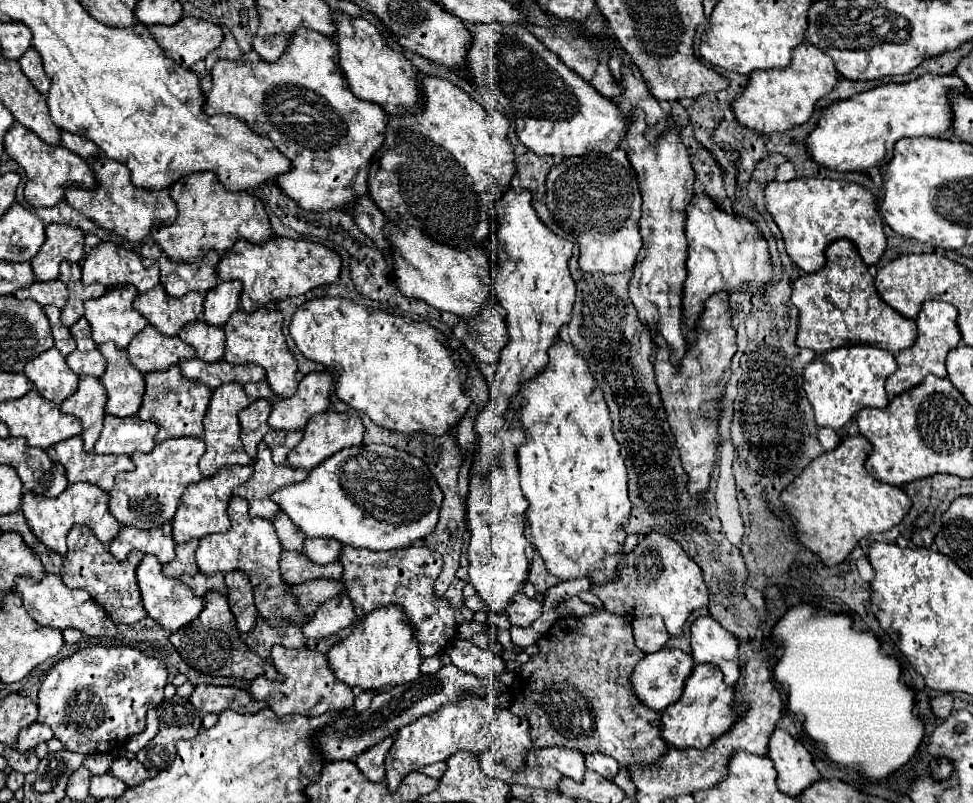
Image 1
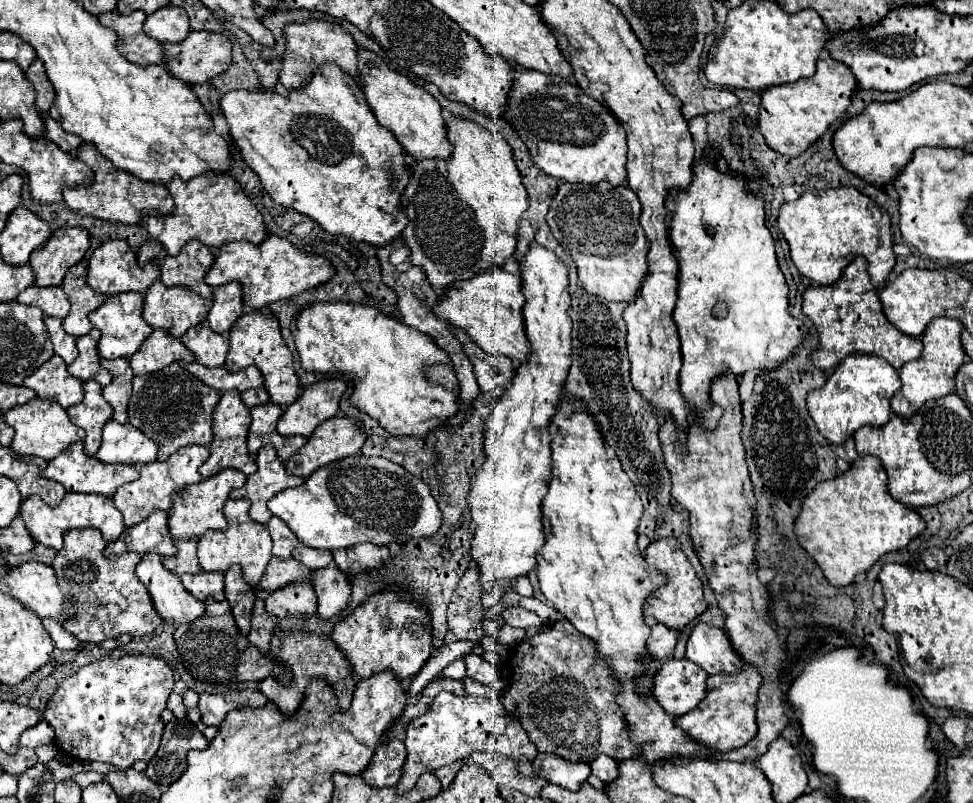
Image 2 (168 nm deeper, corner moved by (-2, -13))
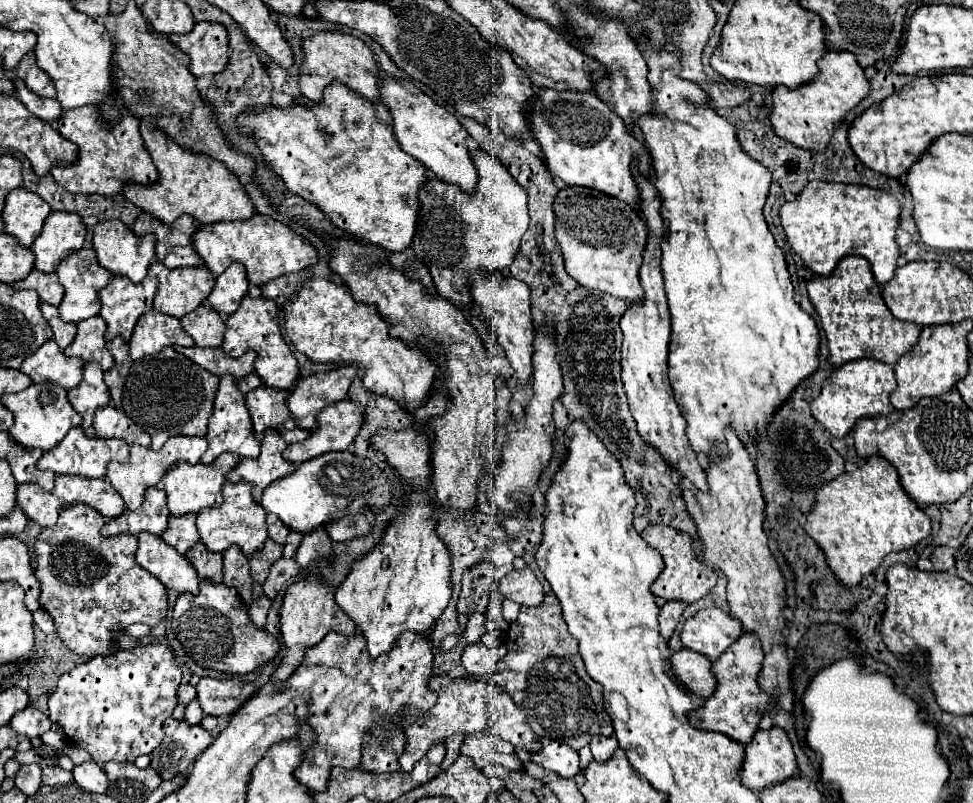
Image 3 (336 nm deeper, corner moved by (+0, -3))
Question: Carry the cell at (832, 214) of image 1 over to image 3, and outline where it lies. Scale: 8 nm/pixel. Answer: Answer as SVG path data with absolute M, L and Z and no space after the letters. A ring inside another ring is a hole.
M813 180L803 188L797 200L785 202L779 208L779 216L791 248L815 274L829 276L843 256L857 254L869 260L879 284L893 278L899 258L899 246L895 242L899 202L889 192L861 184Z

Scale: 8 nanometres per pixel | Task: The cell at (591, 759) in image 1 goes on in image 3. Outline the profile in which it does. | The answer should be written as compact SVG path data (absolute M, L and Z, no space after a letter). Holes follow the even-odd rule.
M599 736L599 738L593 738L589 746L591 746L593 758L595 758L597 762L607 762L607 758L611 758L613 750L617 748L617 738L615 738L615 736L609 736L609 738Z

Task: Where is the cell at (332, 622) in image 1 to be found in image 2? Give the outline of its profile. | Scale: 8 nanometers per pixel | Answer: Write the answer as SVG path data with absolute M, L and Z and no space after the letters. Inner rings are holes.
M335 564L313 570L311 584L319 598L317 612L321 618L329 620L347 608L349 594L351 594L351 582Z

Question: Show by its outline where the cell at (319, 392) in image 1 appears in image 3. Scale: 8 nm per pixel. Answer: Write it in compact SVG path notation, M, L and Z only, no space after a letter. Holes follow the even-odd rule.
M349 364L329 372L319 372L301 378L287 398L287 408L295 424L305 430L315 428L317 412L345 398L355 374L357 374L357 366Z

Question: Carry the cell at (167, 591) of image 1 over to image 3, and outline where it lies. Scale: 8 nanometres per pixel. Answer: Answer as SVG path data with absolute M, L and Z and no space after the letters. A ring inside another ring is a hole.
M139 534L139 548L135 560L141 568L153 574L167 590L175 590L179 594L199 594L199 576L195 568L171 546L167 546L161 536Z

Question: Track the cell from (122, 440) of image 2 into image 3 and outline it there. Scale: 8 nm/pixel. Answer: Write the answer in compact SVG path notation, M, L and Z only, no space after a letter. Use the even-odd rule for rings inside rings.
M113 406L99 408L93 426L99 438L121 438L127 444L151 446L151 436L143 428L139 428L127 414L123 414L123 410L117 410Z

